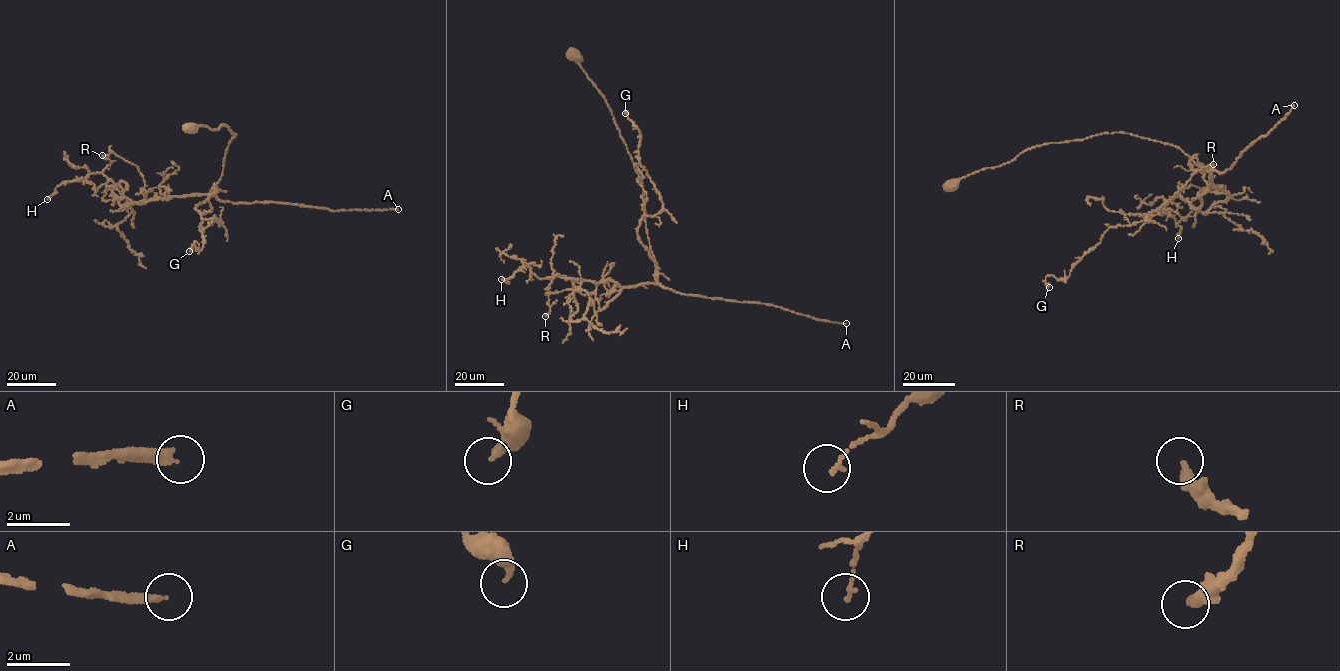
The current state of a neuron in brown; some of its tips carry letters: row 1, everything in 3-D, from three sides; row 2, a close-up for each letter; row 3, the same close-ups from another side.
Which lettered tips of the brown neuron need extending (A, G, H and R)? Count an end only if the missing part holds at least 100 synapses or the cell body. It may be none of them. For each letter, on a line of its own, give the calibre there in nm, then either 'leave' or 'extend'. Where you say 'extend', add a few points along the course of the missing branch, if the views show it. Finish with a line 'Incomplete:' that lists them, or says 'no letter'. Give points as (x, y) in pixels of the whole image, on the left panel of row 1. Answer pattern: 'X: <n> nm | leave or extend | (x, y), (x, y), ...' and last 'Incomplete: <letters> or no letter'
A: 280 nm | extend
G: 320 nm | leave
H: 110 nm | leave
R: 360 nm | leave
Incomplete: A

